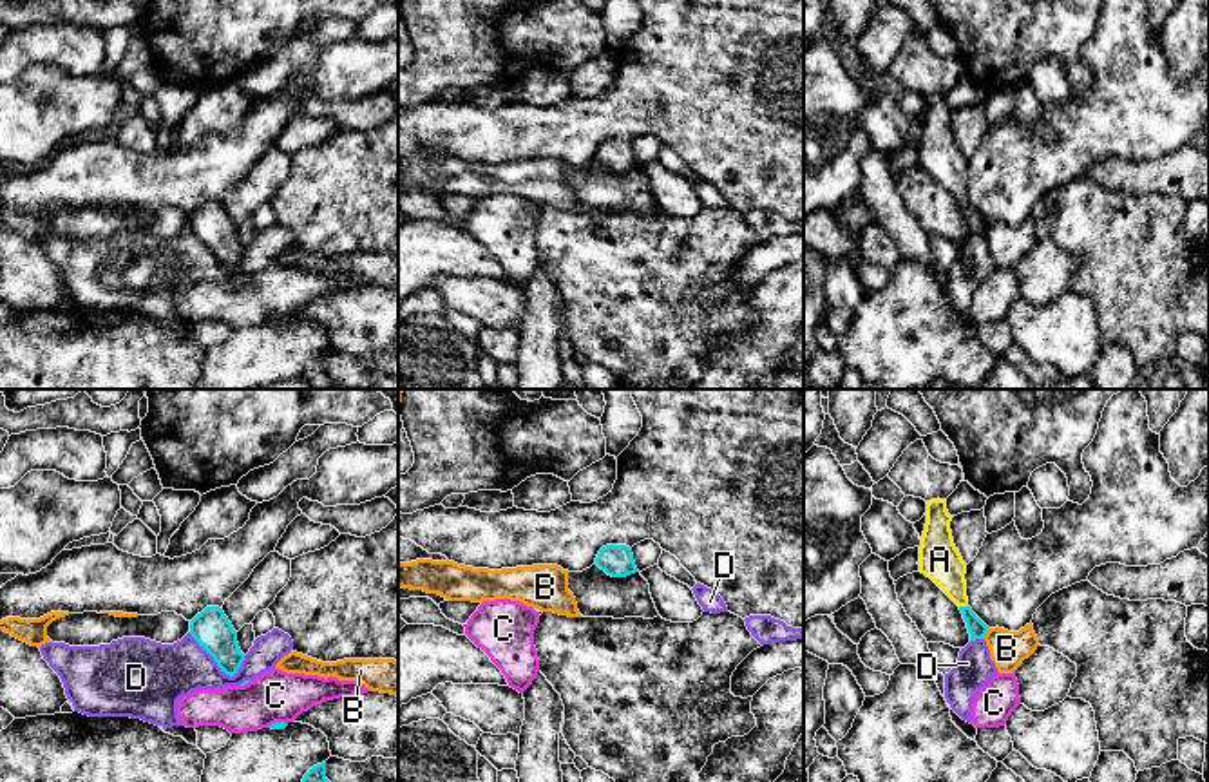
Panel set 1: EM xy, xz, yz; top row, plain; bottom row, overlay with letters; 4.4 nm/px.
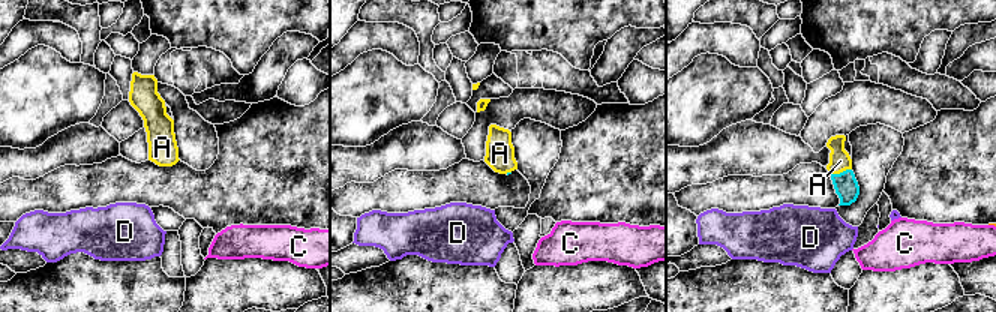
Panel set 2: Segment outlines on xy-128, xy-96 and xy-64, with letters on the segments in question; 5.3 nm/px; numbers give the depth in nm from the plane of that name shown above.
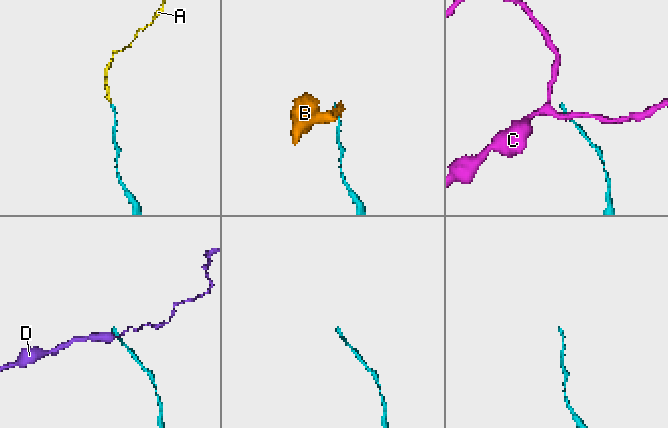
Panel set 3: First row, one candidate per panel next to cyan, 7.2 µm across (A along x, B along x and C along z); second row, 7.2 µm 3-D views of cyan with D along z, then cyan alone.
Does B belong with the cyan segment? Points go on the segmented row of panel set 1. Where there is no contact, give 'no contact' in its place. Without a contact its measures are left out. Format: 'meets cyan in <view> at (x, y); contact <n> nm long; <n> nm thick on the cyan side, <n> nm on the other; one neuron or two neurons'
meets cyan in yz at (985, 634); contact 60 nm long; 80 nm thick on the cyan side, 160 nm on the other; two neurons

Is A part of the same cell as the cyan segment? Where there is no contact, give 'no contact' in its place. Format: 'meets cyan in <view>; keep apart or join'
meets cyan in yz; join

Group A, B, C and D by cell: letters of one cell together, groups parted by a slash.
A / B / C / D

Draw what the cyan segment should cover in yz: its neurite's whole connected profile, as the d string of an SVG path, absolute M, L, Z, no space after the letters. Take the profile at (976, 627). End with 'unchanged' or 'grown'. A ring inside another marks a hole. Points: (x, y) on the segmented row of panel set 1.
M947 500L927 501L927 523L919 547L919 572L930 577L961 610L970 641L985 639L990 630L968 606L966 563L954 545Z; grown

